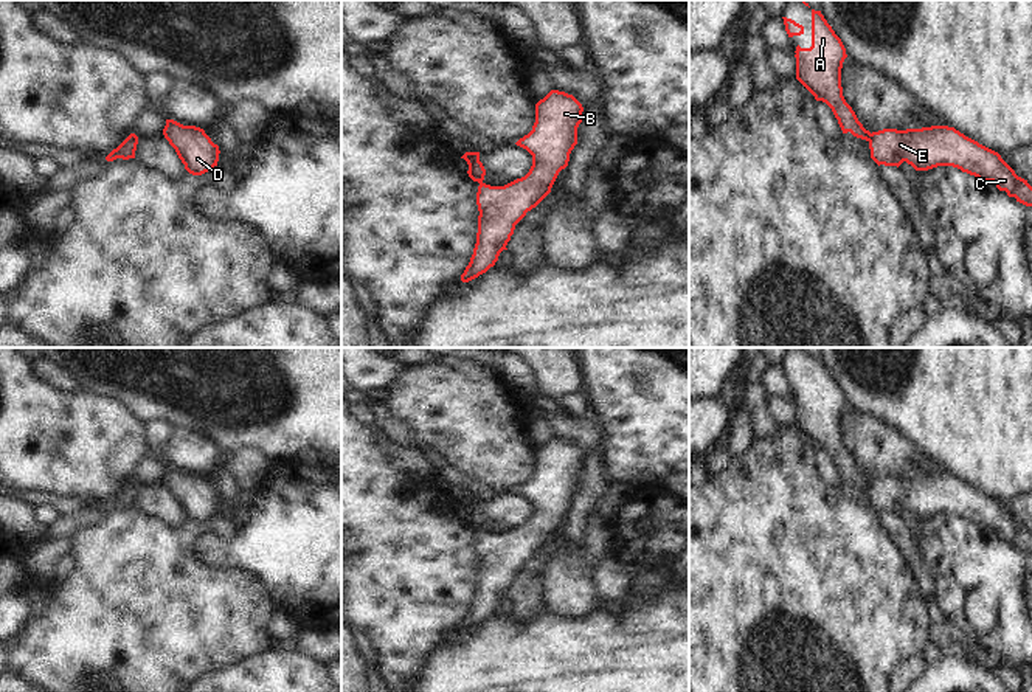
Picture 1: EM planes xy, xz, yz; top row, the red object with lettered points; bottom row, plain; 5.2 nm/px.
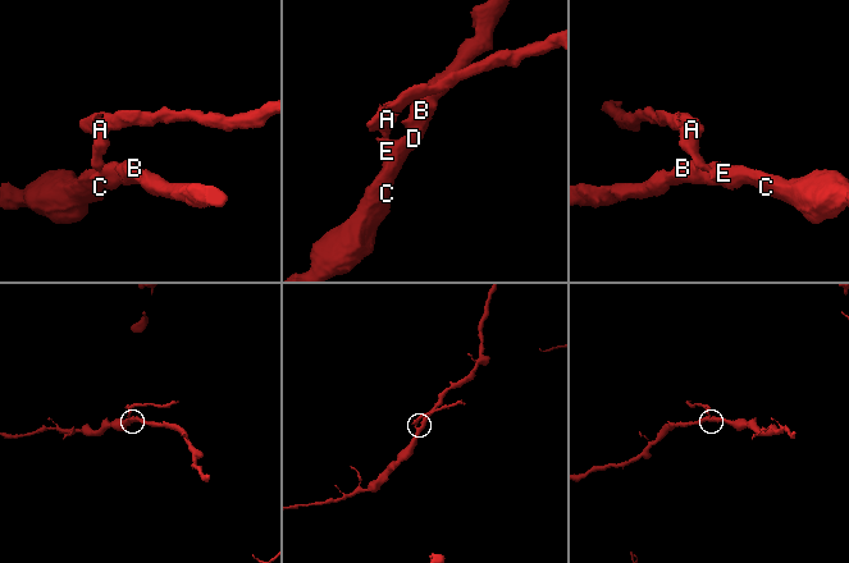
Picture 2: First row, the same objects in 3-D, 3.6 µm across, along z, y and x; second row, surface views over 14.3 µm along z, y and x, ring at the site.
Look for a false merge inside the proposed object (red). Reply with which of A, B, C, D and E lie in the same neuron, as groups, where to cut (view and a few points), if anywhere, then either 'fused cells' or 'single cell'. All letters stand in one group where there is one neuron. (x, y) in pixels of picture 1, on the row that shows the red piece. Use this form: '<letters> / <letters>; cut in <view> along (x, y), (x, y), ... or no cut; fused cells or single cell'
A / B C D E; cut in yz along (871, 134), (868, 140); fused cells

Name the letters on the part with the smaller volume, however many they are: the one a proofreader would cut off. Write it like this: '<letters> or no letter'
A

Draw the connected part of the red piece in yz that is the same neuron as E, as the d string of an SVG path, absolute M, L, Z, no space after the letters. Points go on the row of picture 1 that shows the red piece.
M931 126L922 129L883 129L871 133L871 158L880 166L900 166L903 161L916 171L953 166L993 182L1016 202L1032 206L1032 186L1018 177L1001 155L965 137L954 127Z

